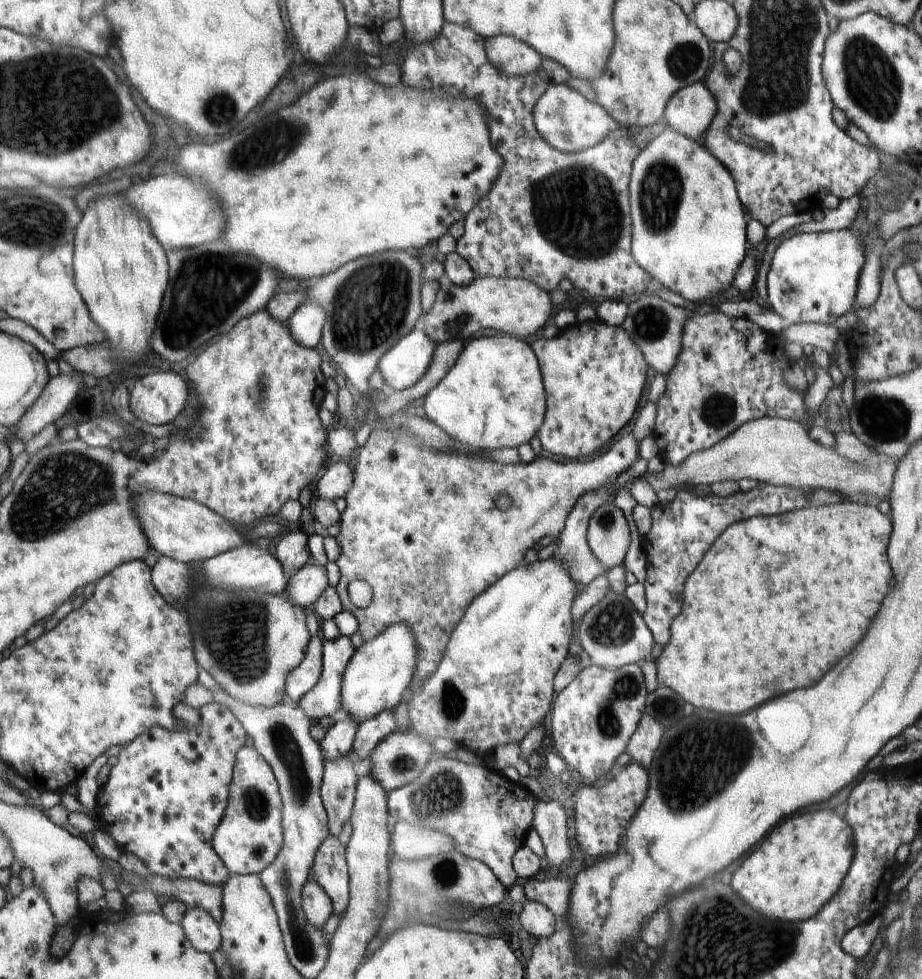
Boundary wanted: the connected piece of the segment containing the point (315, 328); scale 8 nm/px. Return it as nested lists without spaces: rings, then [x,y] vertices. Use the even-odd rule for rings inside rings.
[[[304,301],[286,321],[296,342],[314,349],[321,342],[325,311],[318,303]]]

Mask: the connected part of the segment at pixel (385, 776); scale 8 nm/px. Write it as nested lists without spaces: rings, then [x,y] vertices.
[[[414,729],[409,731],[397,731],[390,733],[369,756],[369,769],[372,775],[386,790],[400,789],[408,785],[424,772],[424,768],[430,762],[432,756],[432,744]]]

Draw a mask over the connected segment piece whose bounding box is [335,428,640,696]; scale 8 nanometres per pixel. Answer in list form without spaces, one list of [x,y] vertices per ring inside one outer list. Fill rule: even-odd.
[[[376,428],[372,429],[369,440],[364,446],[358,447],[358,458],[356,458],[356,465],[354,466],[354,484],[348,493],[345,494],[347,507],[341,514],[339,520],[341,526],[341,532],[335,536],[335,539],[340,545],[340,556],[335,560],[338,568],[341,572],[341,579],[335,589],[341,600],[341,605],[344,610],[354,613],[356,620],[358,621],[358,630],[362,636],[364,643],[370,642],[374,637],[377,637],[385,628],[388,628],[393,624],[403,624],[405,627],[409,627],[409,630],[413,632],[413,638],[416,639],[417,644],[417,662],[416,662],[416,674],[412,678],[412,684],[409,686],[409,690],[406,692],[412,695],[417,691],[425,682],[428,677],[432,677],[434,671],[441,664],[442,657],[445,656],[445,651],[448,648],[448,642],[452,639],[453,630],[460,623],[462,617],[465,616],[465,610],[472,604],[478,596],[485,592],[489,586],[496,584],[498,580],[505,576],[506,573],[512,572],[514,569],[520,566],[520,562],[524,560],[524,554],[536,544],[540,542],[544,536],[558,536],[562,532],[562,528],[565,528],[564,522],[566,518],[569,518],[569,514],[575,508],[578,500],[588,492],[601,489],[602,485],[608,485],[610,481],[616,480],[616,478],[633,465],[634,460],[638,458],[639,446],[638,442],[634,439],[631,430],[624,432],[622,436],[618,438],[616,442],[611,446],[606,454],[598,457],[591,458],[588,462],[570,462],[568,464],[560,464],[551,459],[535,459],[531,463],[525,465],[503,465],[500,463],[494,463],[492,461],[478,461],[476,459],[469,459],[466,456],[450,455],[444,453],[442,450],[436,450],[434,448],[426,447],[424,443],[414,444],[414,440],[417,440],[412,434],[393,435],[390,431]],[[508,494],[512,499],[512,505],[507,510],[498,510],[494,505],[494,495]],[[355,580],[364,581],[371,588],[372,594],[370,602],[363,607],[357,607],[352,604],[352,601],[348,596],[348,585]]]

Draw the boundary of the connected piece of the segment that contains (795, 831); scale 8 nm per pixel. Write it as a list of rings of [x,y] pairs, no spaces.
[[[816,810],[806,814],[796,814],[790,818],[790,822],[782,822],[754,854],[750,854],[742,868],[738,868],[730,880],[734,890],[742,894],[754,906],[760,914],[766,914],[768,918],[786,922],[800,922],[816,916],[824,904],[826,904],[841,888],[853,862],[856,842],[853,838],[853,828],[842,816],[834,814],[832,810]]]

